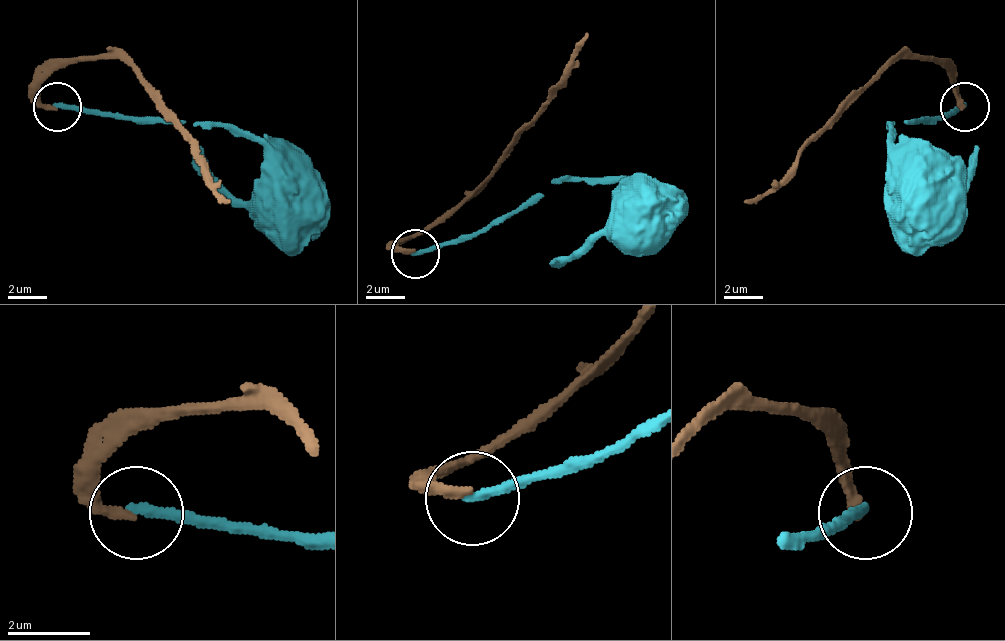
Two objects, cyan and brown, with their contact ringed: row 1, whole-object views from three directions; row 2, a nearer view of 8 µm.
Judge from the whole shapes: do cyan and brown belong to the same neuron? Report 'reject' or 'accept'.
reject

